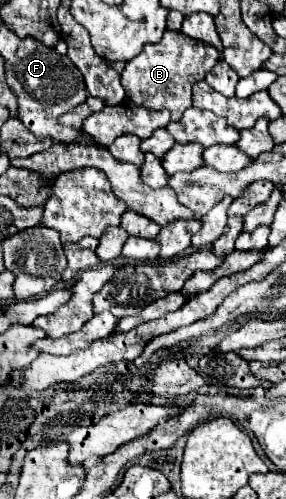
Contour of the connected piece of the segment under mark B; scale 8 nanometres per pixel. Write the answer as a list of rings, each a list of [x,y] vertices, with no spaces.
[[[166,30],[160,42],[144,46],[144,50],[136,58],[126,62],[126,68],[122,72],[122,86],[126,90],[126,98],[150,110],[166,108],[172,112],[172,120],[178,122],[184,110],[192,106],[192,86],[204,80],[204,76],[218,64],[218,60],[218,48],[188,38],[182,32]]]

